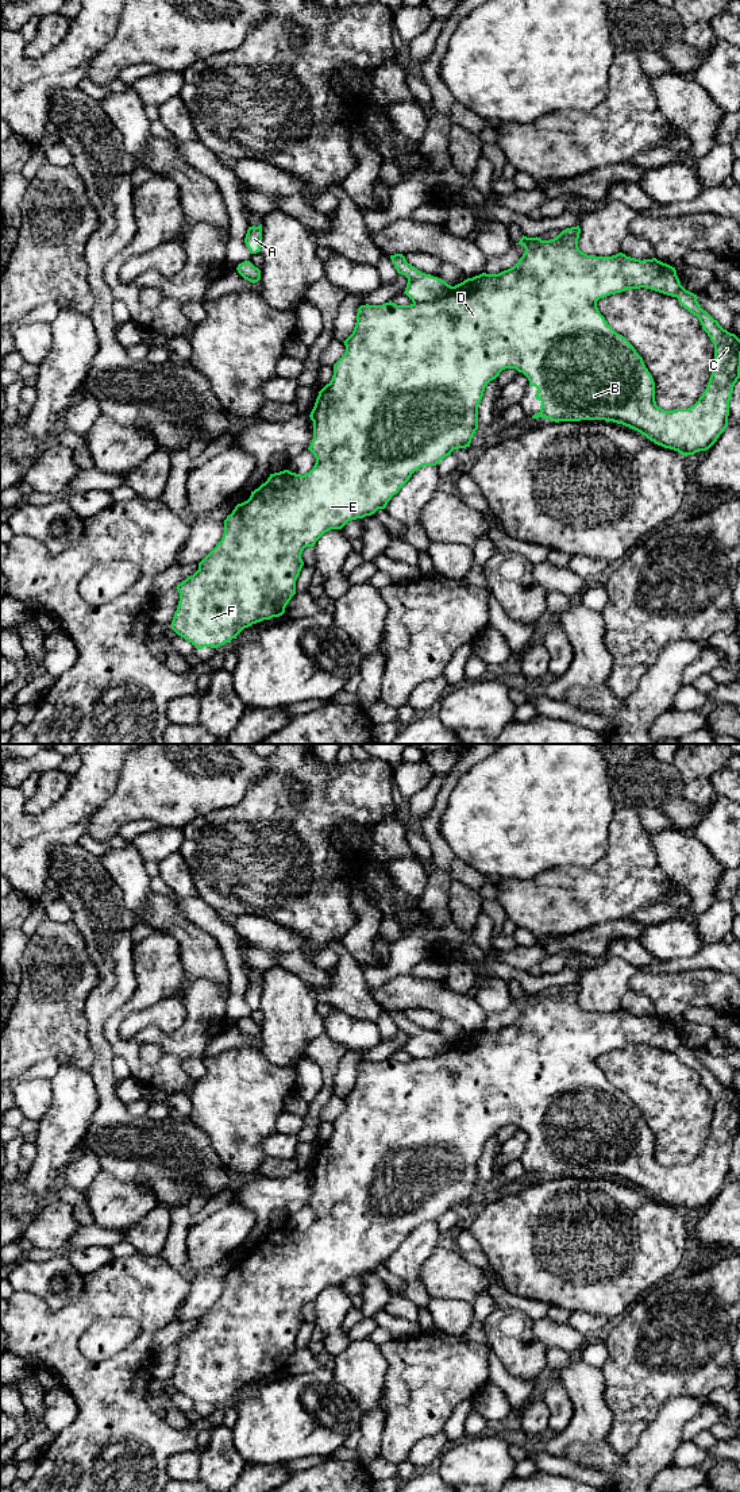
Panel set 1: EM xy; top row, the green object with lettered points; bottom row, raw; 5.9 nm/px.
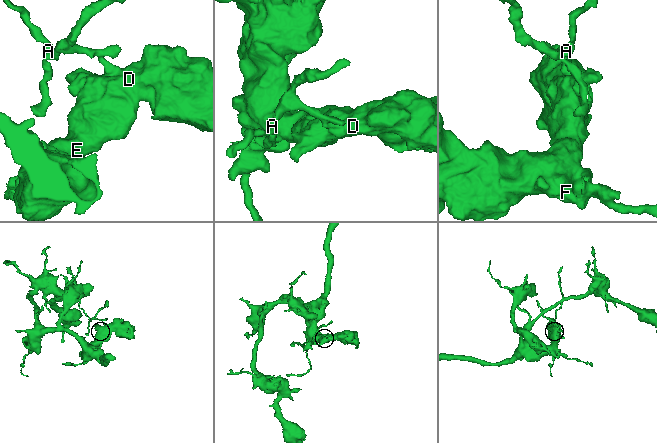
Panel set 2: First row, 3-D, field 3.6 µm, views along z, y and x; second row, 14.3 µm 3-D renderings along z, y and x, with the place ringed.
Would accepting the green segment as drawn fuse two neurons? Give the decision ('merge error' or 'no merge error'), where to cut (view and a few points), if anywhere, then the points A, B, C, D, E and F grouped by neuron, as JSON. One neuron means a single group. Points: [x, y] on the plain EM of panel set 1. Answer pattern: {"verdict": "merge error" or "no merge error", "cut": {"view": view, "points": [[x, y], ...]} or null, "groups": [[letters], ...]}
{"verdict": "merge error", "cut": {"view": "xy", "points": [[453, 1043], [438, 1055], [413, 1060]]}, "groups": [["A"], ["B", "C", "D", "E", "F"]]}

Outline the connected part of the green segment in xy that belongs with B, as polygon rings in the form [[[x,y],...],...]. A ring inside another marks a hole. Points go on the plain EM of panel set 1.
[[[579,982],[563,986],[556,994],[541,996],[540,994],[527,994],[523,991],[519,999],[525,1005],[525,1009],[519,1018],[498,1030],[482,1029],[473,1034],[452,1042],[452,1046],[444,1053],[431,1057],[411,1061],[397,1061],[392,1057],[382,1061],[361,1061],[356,1069],[356,1079],[352,1090],[343,1098],[346,1102],[344,1111],[334,1121],[332,1136],[319,1148],[315,1163],[309,1171],[313,1177],[313,1195],[308,1206],[315,1211],[316,1219],[313,1225],[301,1231],[284,1226],[270,1230],[267,1237],[258,1245],[251,1248],[247,1257],[238,1260],[231,1271],[224,1276],[224,1289],[216,1303],[199,1319],[199,1326],[177,1341],[180,1357],[171,1377],[171,1385],[197,1406],[204,1403],[217,1404],[235,1395],[244,1384],[263,1376],[280,1373],[285,1369],[285,1364],[296,1350],[296,1337],[304,1322],[301,1310],[307,1303],[315,1303],[316,1298],[331,1285],[342,1285],[348,1277],[363,1275],[374,1271],[378,1265],[385,1265],[394,1250],[409,1237],[412,1230],[424,1222],[436,1222],[454,1206],[470,1203],[471,1195],[478,1185],[478,1161],[483,1153],[485,1144],[505,1125],[516,1125],[523,1129],[529,1142],[537,1145],[535,1153],[541,1157],[540,1168],[532,1175],[550,1175],[559,1177],[581,1177],[581,1176],[605,1176],[629,1183],[658,1202],[678,1207],[687,1213],[699,1207],[709,1206],[728,1183],[729,1157],[733,1149],[733,1142],[740,1134],[740,1095],[724,1086],[697,1057],[697,1050],[686,1046],[677,1032],[675,1023],[652,1015],[636,1015],[618,1009],[612,1013],[596,1013],[582,1009],[578,1003],[581,984]],[[628,1045],[651,1045],[671,1053],[677,1053],[679,1060],[690,1069],[698,1073],[702,1086],[708,1090],[714,1100],[714,1118],[708,1142],[698,1157],[687,1165],[664,1167],[655,1157],[655,1138],[645,1123],[643,1114],[636,1109],[635,1103],[620,1090],[617,1090],[600,1069],[597,1057],[610,1050],[621,1049]]]

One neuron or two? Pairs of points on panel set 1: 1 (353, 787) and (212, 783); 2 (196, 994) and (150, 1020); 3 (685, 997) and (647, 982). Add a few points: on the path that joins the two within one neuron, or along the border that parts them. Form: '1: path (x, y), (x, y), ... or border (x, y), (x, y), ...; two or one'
1: border (268, 758), (269, 770), (236, 804), (227, 806); two
2: border (180, 993), (184, 1021), (170, 1032); two
3: path (675, 993), (656, 986); one

